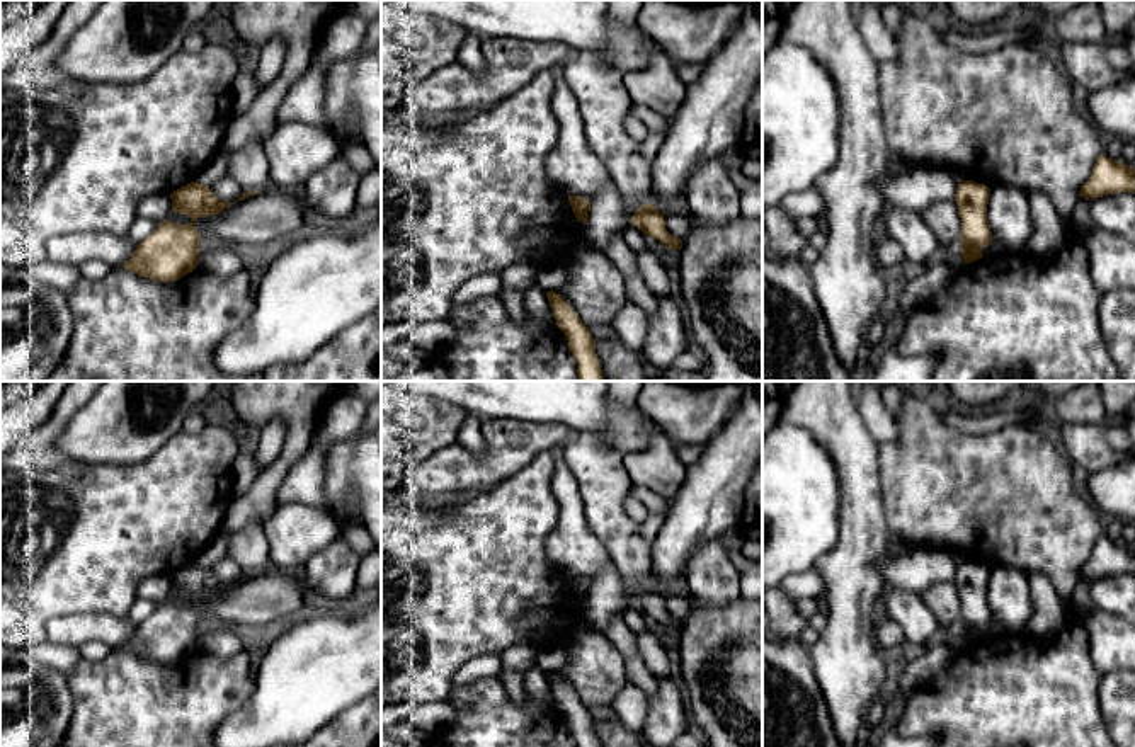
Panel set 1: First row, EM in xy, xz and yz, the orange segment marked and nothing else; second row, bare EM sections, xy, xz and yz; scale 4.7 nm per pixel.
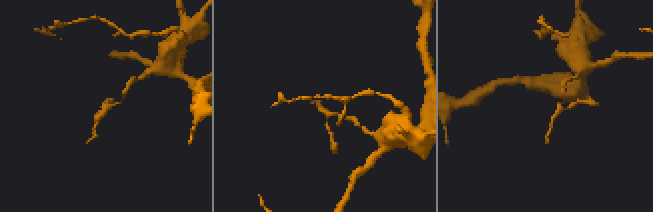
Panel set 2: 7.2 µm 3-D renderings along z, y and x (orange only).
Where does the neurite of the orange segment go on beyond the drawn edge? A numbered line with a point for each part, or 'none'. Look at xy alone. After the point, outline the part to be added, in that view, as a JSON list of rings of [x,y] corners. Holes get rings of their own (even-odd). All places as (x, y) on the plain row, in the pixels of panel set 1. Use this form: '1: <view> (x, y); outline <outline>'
none

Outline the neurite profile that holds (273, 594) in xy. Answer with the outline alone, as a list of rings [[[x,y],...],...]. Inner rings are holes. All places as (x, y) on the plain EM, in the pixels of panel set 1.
[[[269,568],[237,582],[218,596],[196,599],[192,604],[202,621],[216,624],[267,624],[281,619],[303,604],[305,582],[291,573]]]

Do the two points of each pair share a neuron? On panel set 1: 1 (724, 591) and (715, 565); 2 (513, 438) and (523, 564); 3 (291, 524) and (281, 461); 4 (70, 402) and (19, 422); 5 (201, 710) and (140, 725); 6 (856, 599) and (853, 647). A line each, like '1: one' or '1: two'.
1: one
2: two
3: two
4: two
5: one
6: one

